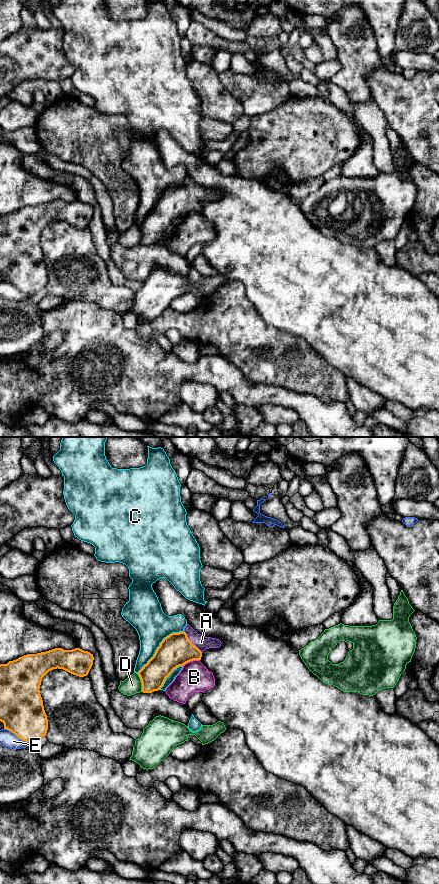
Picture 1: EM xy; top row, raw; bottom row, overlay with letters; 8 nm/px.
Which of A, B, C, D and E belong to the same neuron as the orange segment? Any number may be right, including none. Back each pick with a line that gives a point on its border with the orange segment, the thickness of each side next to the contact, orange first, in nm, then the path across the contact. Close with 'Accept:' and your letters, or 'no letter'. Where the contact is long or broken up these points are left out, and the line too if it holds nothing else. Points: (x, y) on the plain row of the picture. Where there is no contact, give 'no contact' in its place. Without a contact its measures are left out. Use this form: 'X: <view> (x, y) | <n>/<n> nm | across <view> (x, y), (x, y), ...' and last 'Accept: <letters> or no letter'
A: xy (191, 194) | 260/110 nm | across xy (175, 202), (187, 198), (191, 194), (201, 194)
Accept: A

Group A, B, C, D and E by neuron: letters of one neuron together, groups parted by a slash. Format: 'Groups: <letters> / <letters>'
Groups: A / B / C / D / E

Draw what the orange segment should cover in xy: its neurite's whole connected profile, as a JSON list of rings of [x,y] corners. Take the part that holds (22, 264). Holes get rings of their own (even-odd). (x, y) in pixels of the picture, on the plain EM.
[[[55,200],[0,216],[0,273],[19,291],[34,295],[46,288],[48,271],[40,246],[42,230],[53,221],[87,228],[93,206],[80,200]]]

